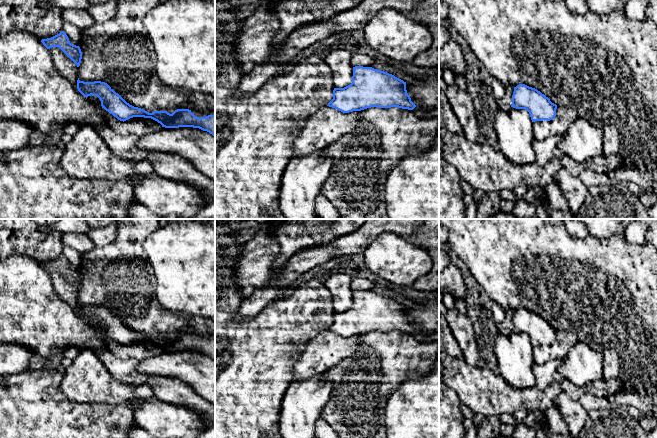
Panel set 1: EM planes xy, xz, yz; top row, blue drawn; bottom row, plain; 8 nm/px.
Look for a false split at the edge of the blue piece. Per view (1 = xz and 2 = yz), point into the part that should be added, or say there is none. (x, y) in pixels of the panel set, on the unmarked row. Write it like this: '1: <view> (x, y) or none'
1: none
2: none

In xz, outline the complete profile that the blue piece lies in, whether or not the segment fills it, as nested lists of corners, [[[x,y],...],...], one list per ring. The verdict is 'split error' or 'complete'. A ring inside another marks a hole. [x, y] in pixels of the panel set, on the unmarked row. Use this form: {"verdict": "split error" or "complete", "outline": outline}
{"verdict": "complete", "outline": [[[353,291],[352,307],[344,312],[334,312],[333,323],[328,327],[329,331],[343,337],[361,335],[371,331],[413,334],[416,329],[411,325],[406,314],[406,306],[387,296],[372,291]]]}

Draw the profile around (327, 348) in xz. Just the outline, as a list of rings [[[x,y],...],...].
[[[321,330],[306,345],[294,365],[294,381],[317,376],[352,356],[361,346],[359,335],[343,337],[329,330]]]

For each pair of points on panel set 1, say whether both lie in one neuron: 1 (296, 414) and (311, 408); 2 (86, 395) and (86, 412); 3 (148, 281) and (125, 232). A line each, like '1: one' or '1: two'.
1: one
2: two
3: one

